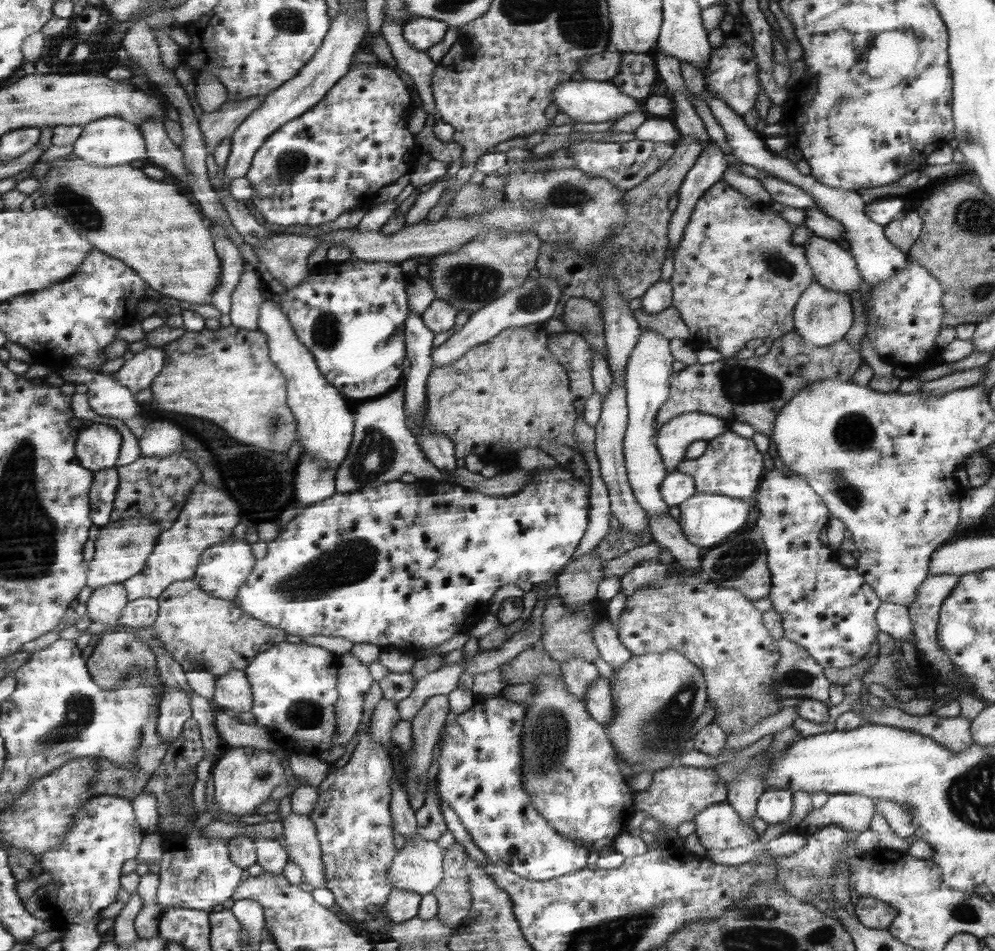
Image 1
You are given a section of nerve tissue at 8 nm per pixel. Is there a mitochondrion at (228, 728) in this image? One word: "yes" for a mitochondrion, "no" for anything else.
no

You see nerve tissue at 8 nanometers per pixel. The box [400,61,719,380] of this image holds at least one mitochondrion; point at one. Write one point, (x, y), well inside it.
(469, 282)

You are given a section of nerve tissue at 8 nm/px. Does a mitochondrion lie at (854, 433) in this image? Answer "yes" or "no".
yes

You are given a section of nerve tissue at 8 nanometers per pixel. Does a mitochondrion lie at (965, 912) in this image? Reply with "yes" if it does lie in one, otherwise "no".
yes

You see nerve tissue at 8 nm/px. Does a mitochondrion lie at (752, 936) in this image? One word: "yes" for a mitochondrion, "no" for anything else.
yes

